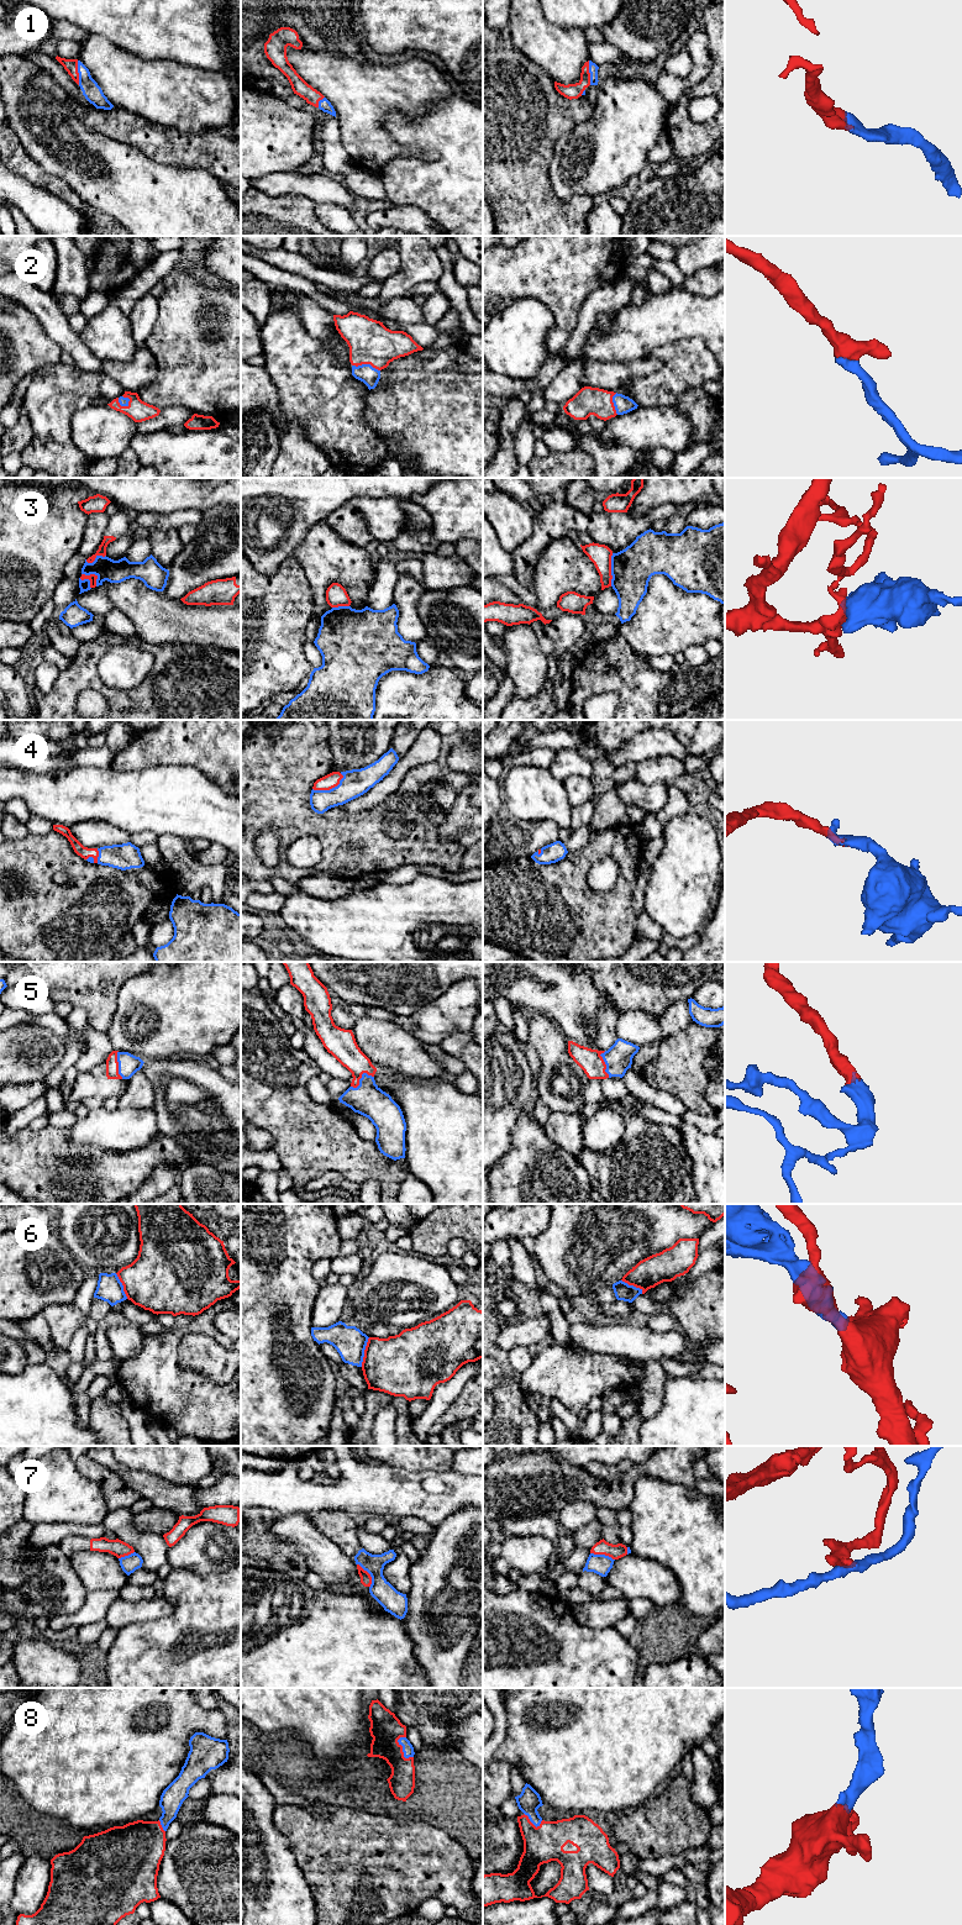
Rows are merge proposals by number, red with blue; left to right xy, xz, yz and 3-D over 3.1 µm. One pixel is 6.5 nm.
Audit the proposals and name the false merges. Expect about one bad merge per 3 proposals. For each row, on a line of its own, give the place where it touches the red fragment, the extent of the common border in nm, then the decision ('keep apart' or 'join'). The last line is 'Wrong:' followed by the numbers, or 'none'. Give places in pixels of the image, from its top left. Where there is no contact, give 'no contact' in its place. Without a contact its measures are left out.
1: contact xy (78, 73); length 160 nm; join
2: contact xz (366, 363); length 190 nm; join
3: contact yz (610, 569); length 220 nm; keep apart
4: contact xz (329, 789); length 220 nm; join
5: contact xz (361, 1077); length 170 nm; join
6: contact xz (364, 1352); length 200 nm; keep apart
7: contact xz (369, 1574); length 180 nm; keep apart
8: contact xz (401, 1751); length 170 nm; join
Wrong: 3, 6, 7

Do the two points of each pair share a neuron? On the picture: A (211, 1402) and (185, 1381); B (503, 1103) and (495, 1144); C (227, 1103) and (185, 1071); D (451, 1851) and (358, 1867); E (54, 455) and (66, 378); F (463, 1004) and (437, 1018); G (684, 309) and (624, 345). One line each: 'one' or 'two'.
A: one
B: one
C: one
D: one
E: one
F: one
G: one

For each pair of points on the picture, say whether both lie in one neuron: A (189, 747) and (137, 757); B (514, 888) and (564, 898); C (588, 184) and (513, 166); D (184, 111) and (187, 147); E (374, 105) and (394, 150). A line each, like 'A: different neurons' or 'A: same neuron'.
A: same neuron
B: same neuron
C: different neurons
D: different neurons
E: same neuron

